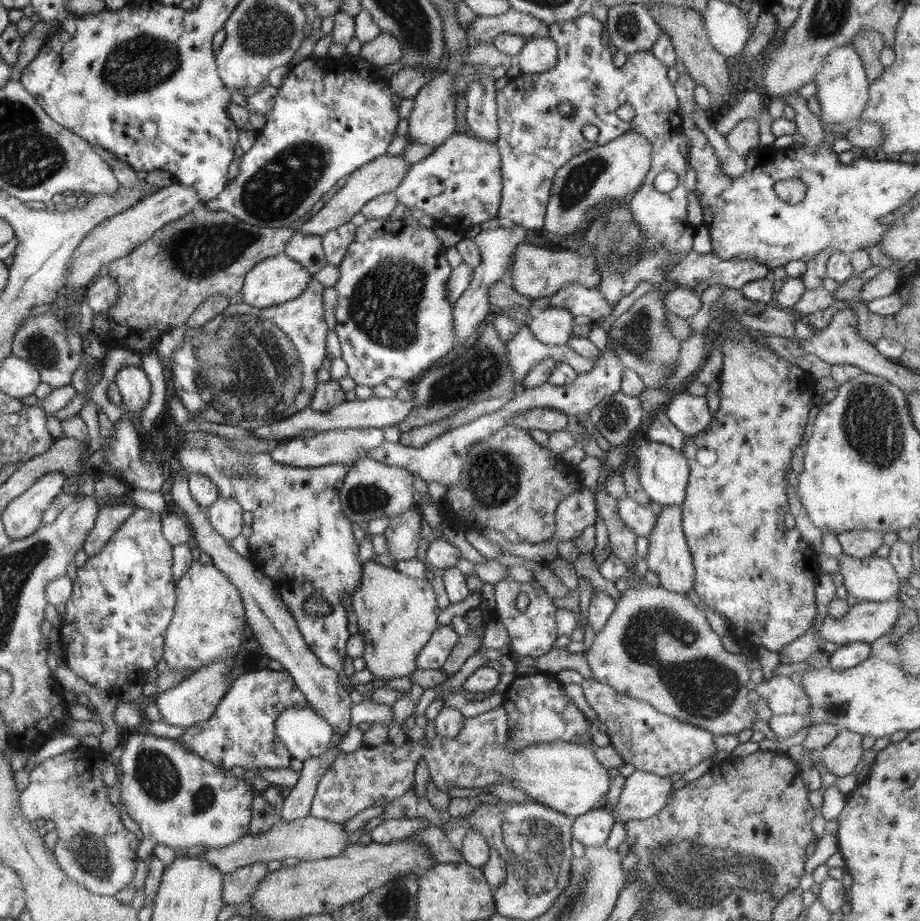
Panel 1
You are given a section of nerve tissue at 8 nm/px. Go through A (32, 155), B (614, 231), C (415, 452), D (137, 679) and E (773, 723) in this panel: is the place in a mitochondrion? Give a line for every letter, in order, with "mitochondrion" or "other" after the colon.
A: mitochondrion
B: mitochondrion
C: other
D: other
E: other

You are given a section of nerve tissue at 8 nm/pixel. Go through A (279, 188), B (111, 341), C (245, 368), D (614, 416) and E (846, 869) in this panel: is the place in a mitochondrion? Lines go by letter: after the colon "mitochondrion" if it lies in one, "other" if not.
A: mitochondrion
B: other
C: mitochondrion
D: mitochondrion
E: other

